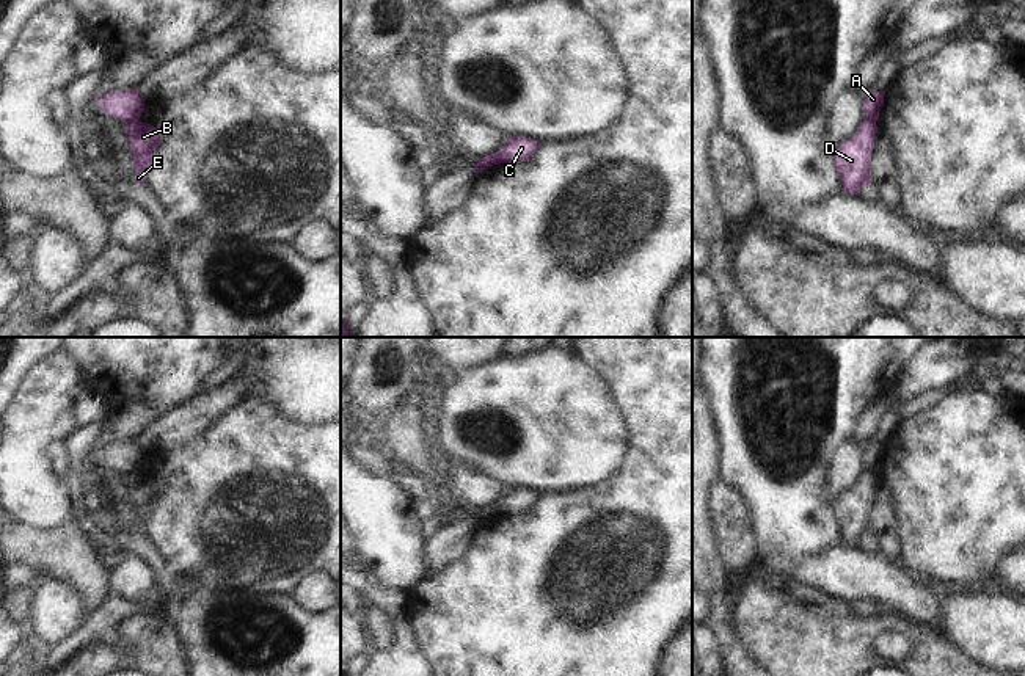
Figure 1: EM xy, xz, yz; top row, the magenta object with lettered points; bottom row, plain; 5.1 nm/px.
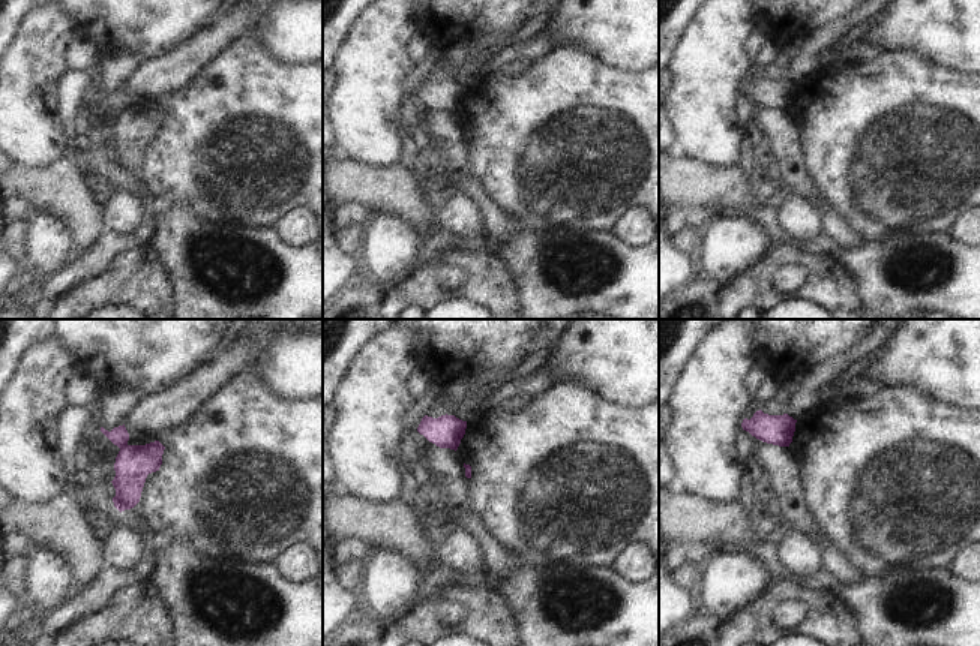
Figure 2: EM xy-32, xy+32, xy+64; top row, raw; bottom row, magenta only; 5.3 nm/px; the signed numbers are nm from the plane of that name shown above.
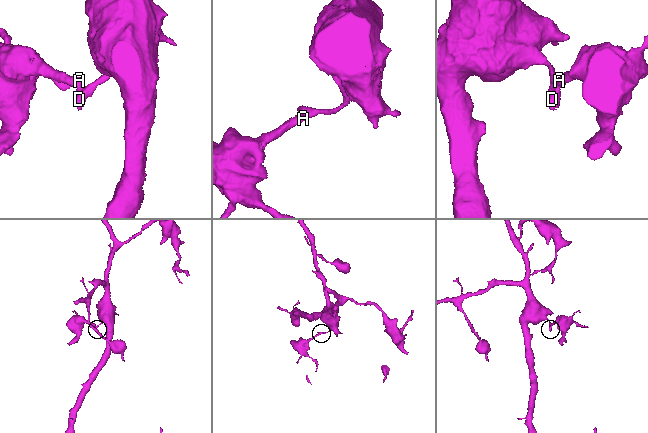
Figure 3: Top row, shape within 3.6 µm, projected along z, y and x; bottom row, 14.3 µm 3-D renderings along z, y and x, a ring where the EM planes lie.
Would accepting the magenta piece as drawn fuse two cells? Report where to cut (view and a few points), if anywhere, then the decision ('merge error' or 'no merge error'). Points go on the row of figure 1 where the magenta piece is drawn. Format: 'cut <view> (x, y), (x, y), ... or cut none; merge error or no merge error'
cut yz (864, 119), (875, 123); merge error

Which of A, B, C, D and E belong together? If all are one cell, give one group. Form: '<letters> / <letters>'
A / B C D E

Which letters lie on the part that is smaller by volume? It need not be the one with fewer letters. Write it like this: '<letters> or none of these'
A

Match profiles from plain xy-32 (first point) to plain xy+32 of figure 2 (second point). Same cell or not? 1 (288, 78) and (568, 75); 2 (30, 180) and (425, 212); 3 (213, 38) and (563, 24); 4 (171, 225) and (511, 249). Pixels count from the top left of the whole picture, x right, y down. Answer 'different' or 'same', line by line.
1: same
2: same
3: different
4: same

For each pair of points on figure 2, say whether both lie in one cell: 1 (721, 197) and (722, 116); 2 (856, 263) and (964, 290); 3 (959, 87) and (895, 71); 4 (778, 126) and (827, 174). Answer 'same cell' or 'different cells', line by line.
1: different cells
2: same cell
3: same cell
4: different cells

